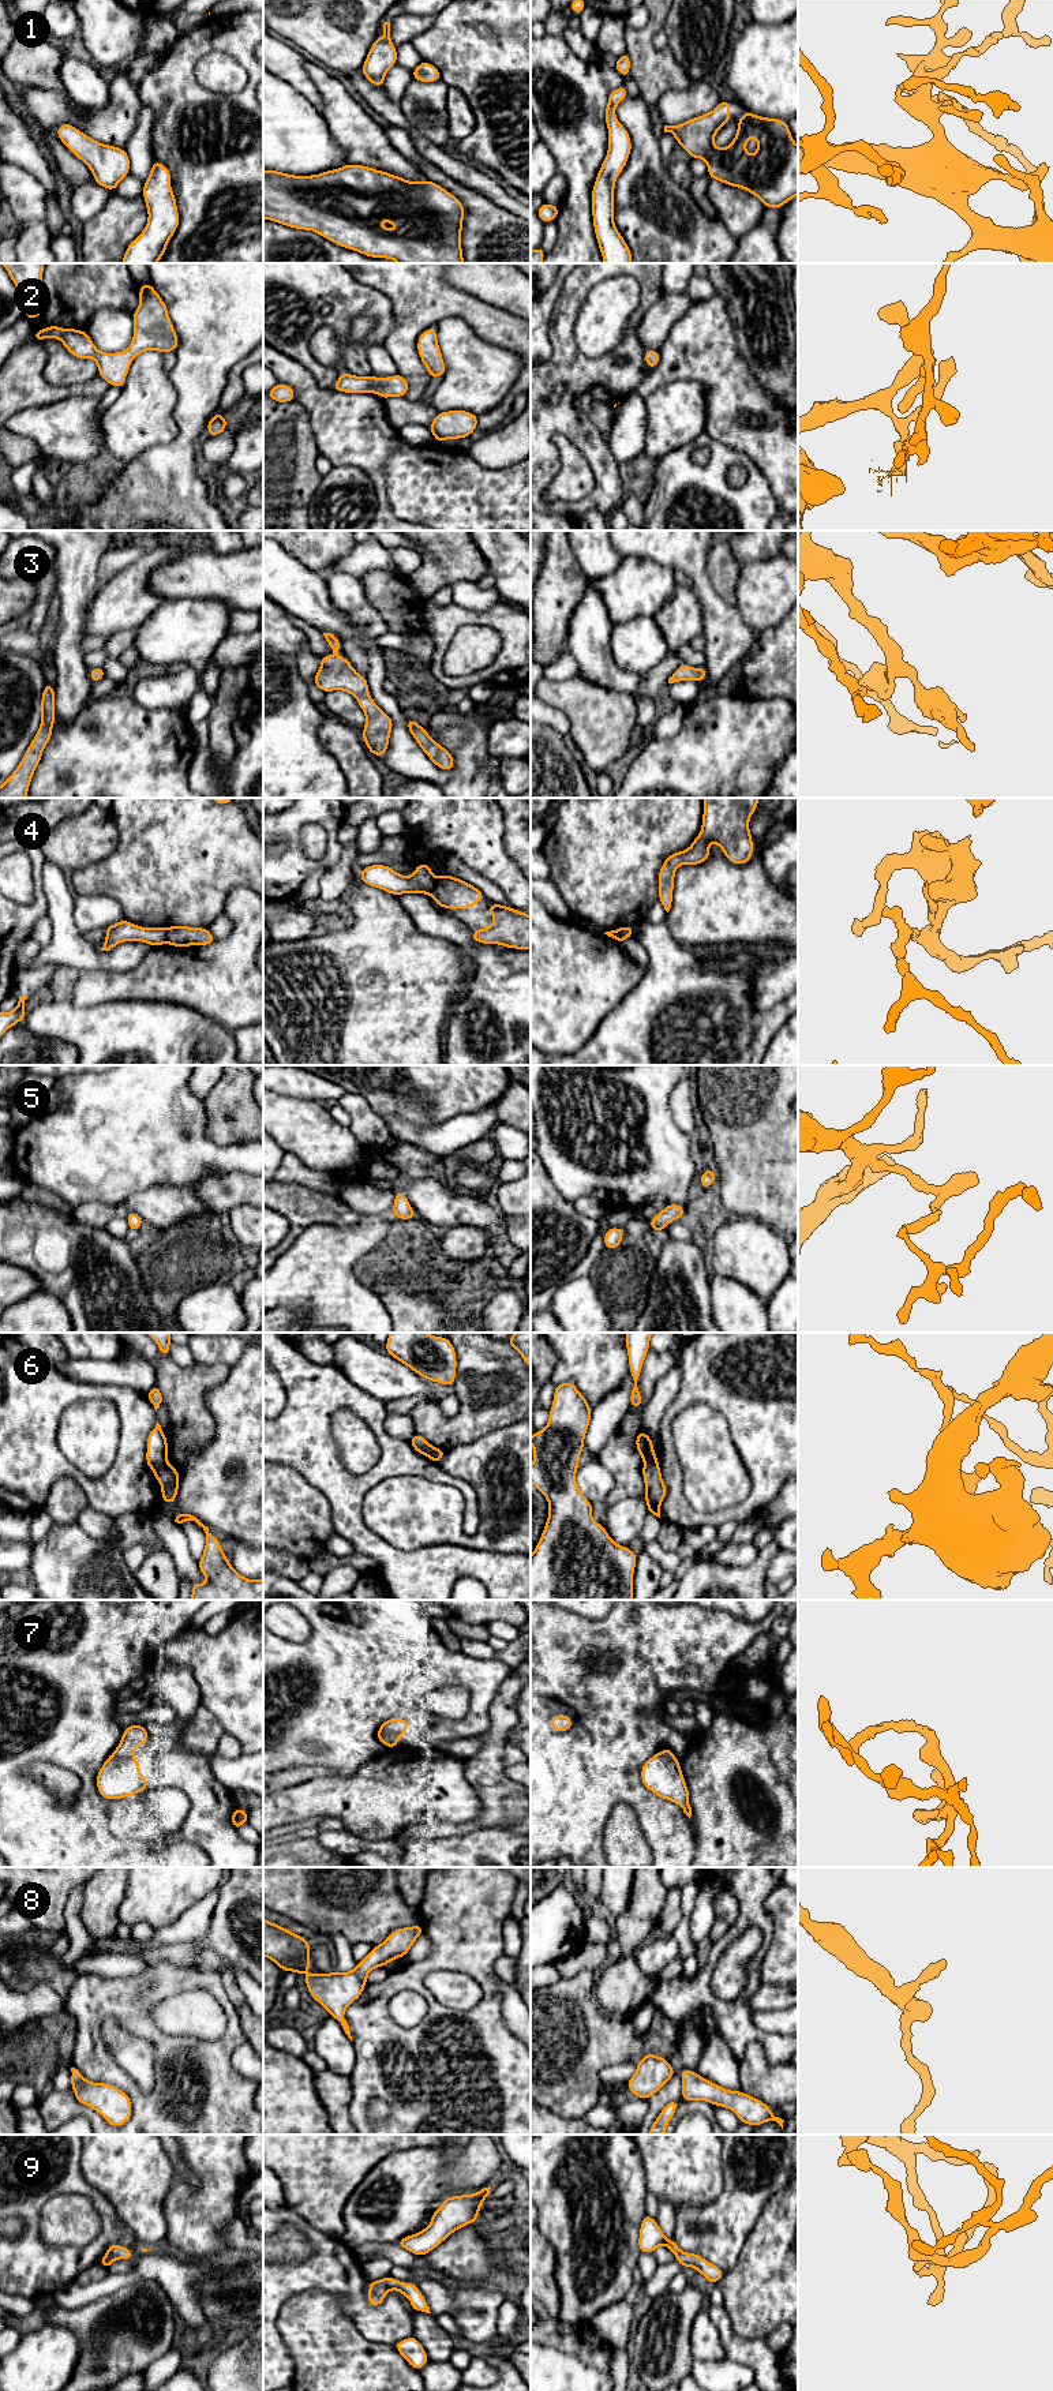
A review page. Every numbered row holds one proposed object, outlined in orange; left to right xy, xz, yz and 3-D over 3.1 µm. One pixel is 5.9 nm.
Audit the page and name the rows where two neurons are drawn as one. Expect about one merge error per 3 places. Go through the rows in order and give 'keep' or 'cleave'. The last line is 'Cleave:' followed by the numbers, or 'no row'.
1: keep
2: keep
3: keep
4: cleave
5: keep
6: cleave
7: keep
8: keep
9: cleave
Cleave: 4, 6, 9

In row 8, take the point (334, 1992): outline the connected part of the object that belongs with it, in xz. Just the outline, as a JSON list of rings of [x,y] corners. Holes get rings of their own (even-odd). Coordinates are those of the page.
[[[421,1923],[412,1927],[396,1929],[381,1945],[371,1952],[356,1968],[348,1972],[307,1974],[304,1980],[311,1997],[321,2004],[331,2017],[338,2020],[352,2040],[349,2025],[344,2017],[345,2009],[355,2002],[367,1985],[367,1975],[378,1967],[406,1956],[419,1935],[423,1934]]]

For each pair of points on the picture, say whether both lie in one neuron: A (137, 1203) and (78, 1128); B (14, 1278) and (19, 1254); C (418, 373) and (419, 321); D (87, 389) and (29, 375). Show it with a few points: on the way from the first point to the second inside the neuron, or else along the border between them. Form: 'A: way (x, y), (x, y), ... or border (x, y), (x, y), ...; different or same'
A: border (161, 1184), (132, 1194), (124, 1203); different
B: border (14, 1263), (27, 1269), (41, 1282); different
C: way (409, 360), (409, 333); same
D: way (72, 390), (44, 390); same

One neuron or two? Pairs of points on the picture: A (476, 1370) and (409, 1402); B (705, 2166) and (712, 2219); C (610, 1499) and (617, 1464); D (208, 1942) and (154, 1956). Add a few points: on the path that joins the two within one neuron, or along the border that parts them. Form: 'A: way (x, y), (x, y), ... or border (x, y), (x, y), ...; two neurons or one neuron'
A: border (423, 1401), (408, 1413); two neurons
B: border (724, 2174), (724, 2187), (714, 2200), (678, 2206); two neurons
C: way (618, 1491), (619, 1472); one neuron
D: way (194, 1947), (186, 1953), (168, 1953); one neuron

